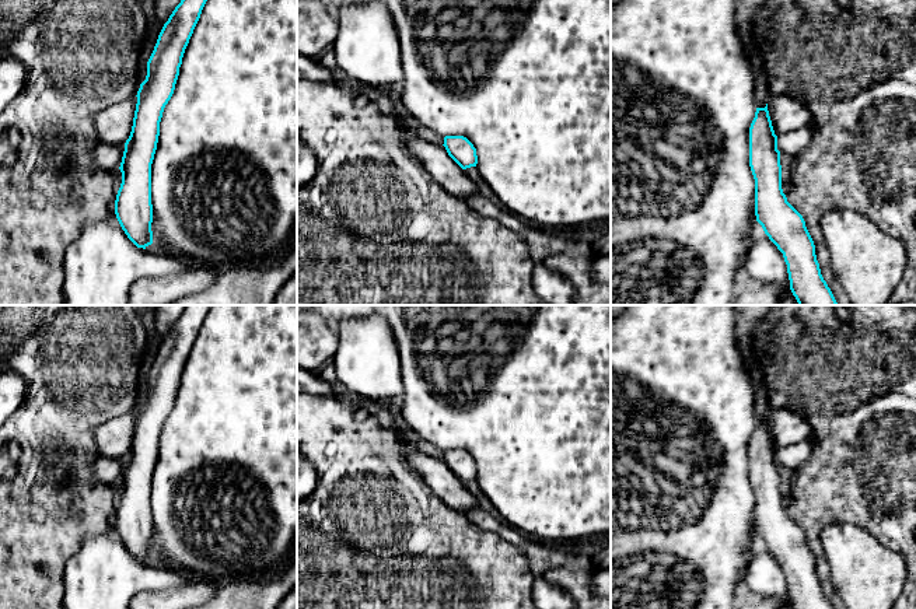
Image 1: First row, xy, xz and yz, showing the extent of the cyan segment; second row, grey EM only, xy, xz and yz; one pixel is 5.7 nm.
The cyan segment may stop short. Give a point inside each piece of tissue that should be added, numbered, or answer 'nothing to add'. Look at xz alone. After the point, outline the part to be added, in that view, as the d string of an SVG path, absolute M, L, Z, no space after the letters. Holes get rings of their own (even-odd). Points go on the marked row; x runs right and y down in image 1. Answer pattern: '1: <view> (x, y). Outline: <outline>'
nothing to add

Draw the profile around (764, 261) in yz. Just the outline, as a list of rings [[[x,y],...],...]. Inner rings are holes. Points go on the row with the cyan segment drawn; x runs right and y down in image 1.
[[[758,221],[752,227],[751,244],[742,262],[742,277],[776,286],[780,291],[779,305],[798,305],[790,290],[783,253],[769,239]]]

